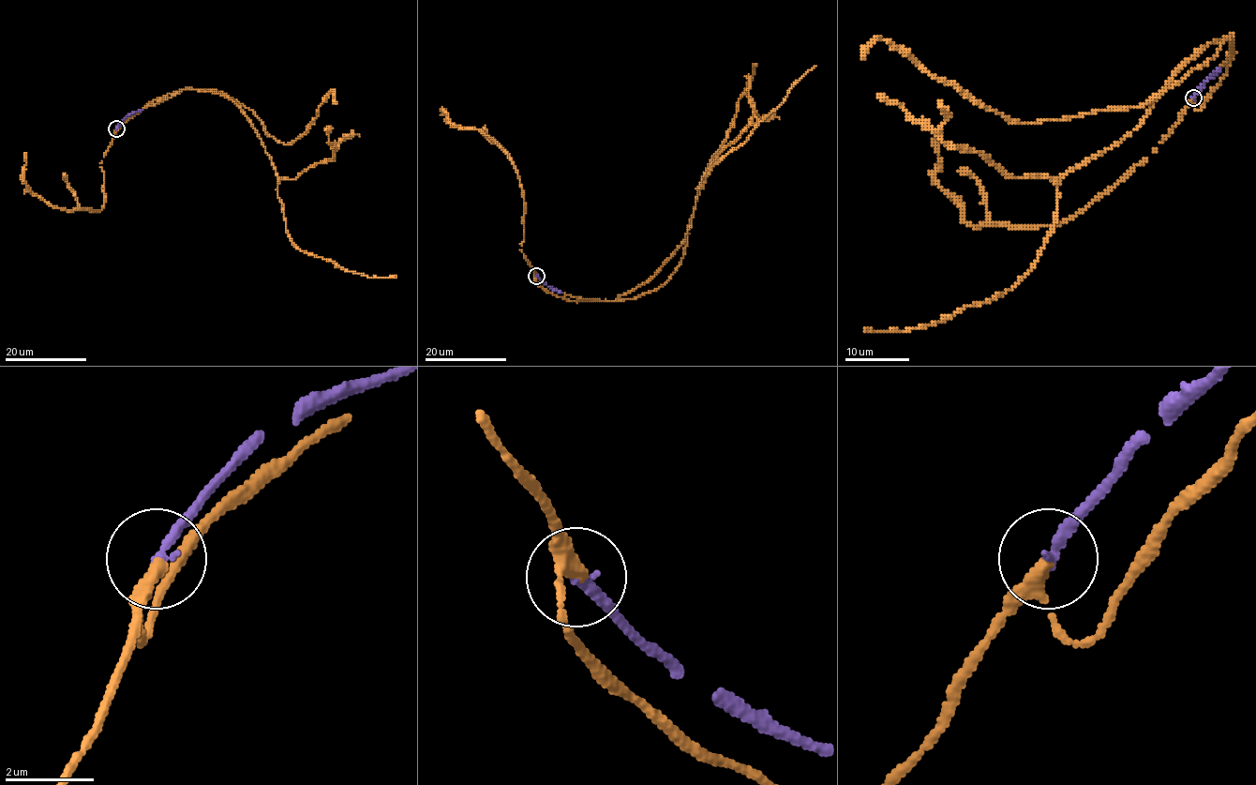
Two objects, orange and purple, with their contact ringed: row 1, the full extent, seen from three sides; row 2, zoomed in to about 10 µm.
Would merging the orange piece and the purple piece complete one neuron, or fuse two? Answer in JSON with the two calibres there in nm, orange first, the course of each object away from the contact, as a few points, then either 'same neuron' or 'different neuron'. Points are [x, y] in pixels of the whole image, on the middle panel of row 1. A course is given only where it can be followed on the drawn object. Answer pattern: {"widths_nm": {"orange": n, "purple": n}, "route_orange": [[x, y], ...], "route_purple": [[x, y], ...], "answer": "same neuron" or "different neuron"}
{"widths_nm": {"orange": 260, "purple": 240}, "route_orange": [[536, 276], [555, 295], [589, 301], [616, 300], [648, 280], [684, 239], [709, 171], [815, 65]], "route_purple": [[536, 276], [545, 285], [561, 292]], "answer": "same neuron"}

